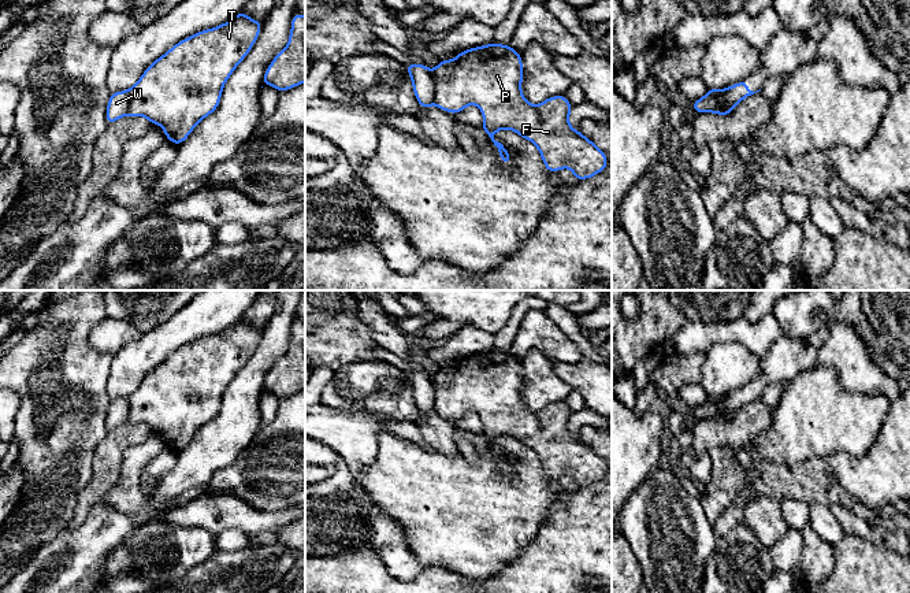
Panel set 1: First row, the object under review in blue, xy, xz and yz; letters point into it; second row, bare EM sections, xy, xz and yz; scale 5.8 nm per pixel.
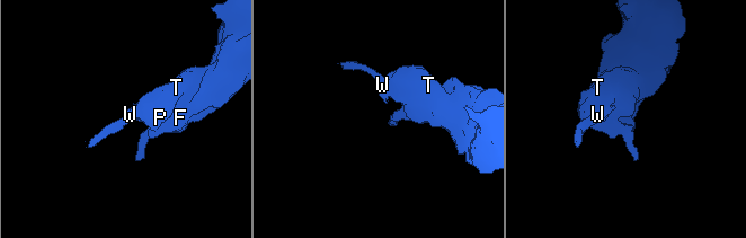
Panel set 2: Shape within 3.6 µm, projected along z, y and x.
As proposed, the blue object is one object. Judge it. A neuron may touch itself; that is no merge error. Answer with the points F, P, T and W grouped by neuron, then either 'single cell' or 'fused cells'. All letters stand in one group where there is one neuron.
groups F P T / W; fused cells

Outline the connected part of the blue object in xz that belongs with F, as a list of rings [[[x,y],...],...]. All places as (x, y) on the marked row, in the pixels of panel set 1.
[[[491,42],[463,51],[454,59],[442,59],[431,73],[435,82],[435,105],[453,115],[461,112],[469,104],[478,105],[483,115],[482,130],[498,148],[502,163],[509,164],[512,153],[494,140],[494,133],[508,129],[538,148],[543,164],[550,173],[567,167],[572,170],[573,179],[590,179],[608,167],[605,152],[584,137],[579,129],[573,130],[569,125],[569,114],[573,105],[565,94],[551,96],[538,105],[525,100],[521,90],[521,56],[510,45]]]

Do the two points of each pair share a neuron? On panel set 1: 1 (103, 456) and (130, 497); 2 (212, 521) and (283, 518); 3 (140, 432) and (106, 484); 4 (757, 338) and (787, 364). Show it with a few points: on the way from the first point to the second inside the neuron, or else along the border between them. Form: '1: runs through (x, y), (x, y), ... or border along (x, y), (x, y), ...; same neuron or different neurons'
1: border along (125, 453), (119, 481), (101, 499); different neurons
2: runs through (230, 519), (266, 519); same neuron
3: runs through (125, 440), (107, 458), (106, 469); same neuron
4: border along (783, 337), (761, 358); different neurons

